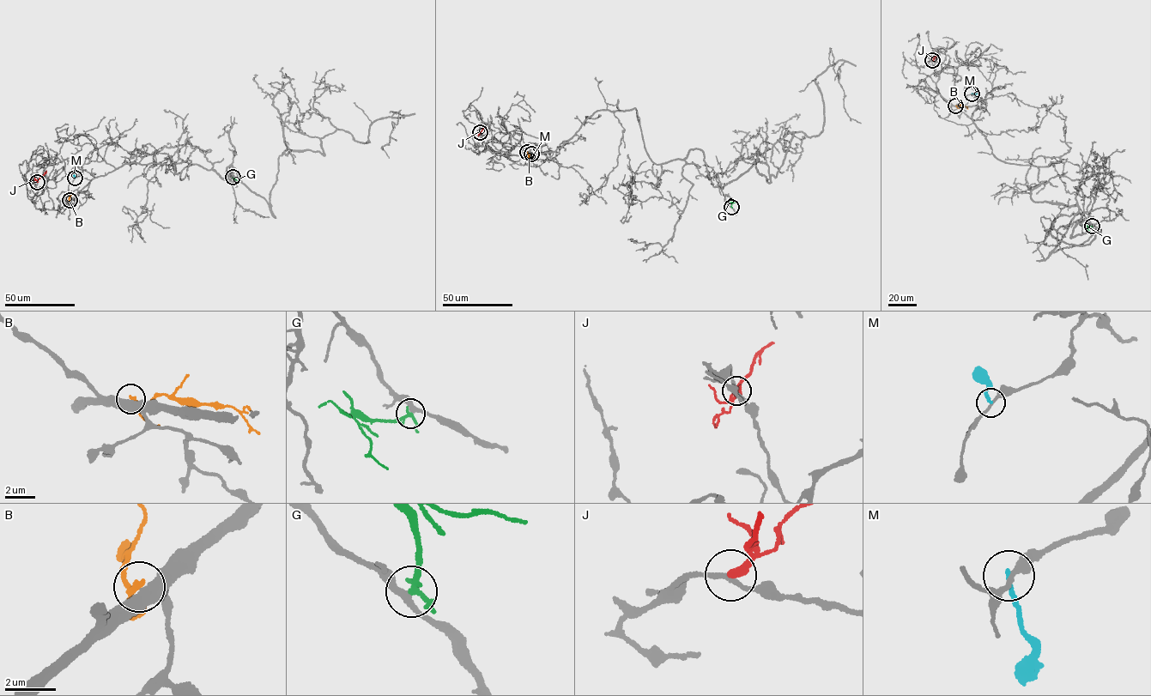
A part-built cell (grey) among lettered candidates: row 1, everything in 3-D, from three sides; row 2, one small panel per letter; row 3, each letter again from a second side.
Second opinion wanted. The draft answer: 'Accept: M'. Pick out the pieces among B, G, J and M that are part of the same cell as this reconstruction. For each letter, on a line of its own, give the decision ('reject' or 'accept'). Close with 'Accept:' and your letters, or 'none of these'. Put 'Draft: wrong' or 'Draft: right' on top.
Draft: wrong
B: reject
G: accept
J: reject
M: reject
Accept: G

